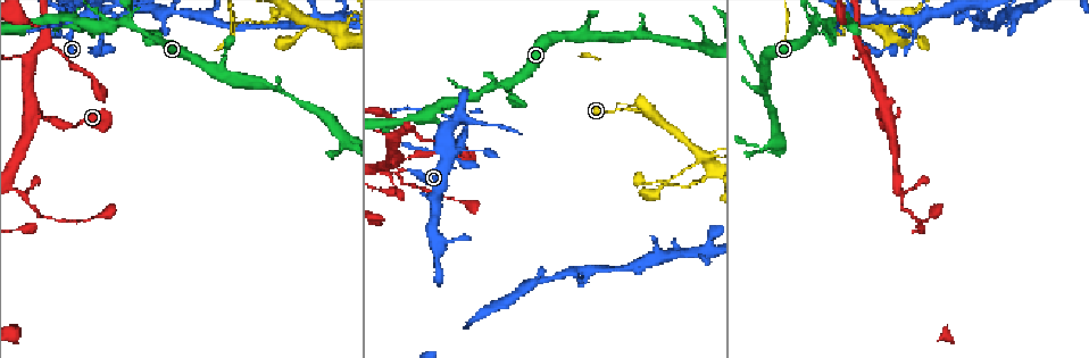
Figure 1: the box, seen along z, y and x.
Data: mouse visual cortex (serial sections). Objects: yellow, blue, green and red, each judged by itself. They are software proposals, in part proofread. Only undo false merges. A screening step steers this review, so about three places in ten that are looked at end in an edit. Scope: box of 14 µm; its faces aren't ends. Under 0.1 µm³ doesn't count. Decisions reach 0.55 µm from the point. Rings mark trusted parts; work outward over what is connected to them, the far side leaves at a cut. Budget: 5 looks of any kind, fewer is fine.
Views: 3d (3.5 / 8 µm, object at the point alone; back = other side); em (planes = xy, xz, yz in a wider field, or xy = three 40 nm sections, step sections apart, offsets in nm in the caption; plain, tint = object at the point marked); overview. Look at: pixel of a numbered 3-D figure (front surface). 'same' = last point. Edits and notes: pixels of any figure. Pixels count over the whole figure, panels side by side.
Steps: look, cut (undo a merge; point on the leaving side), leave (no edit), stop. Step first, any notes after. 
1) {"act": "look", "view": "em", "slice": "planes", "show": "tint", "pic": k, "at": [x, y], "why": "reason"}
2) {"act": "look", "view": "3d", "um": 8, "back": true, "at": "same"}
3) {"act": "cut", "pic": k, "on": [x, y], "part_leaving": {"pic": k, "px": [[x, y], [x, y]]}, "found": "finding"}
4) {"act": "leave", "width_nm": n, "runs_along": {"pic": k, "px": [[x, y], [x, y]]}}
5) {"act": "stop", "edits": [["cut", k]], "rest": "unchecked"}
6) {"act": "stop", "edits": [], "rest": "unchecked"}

{"act": "look", "view": "3d", "um": 3.5, "pic": 1, "at": [88, 15], "why": "sharp bend"}

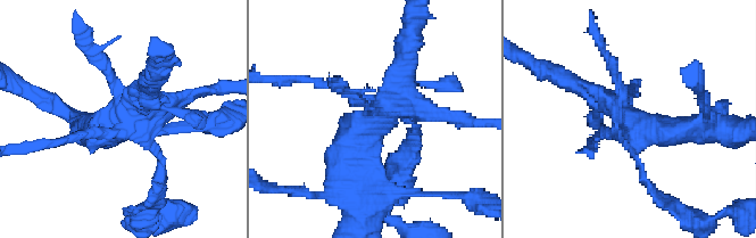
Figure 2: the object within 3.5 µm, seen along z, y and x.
{"act": "look", "view": "em", "slice": "xy", "step": 2, "show": "tint", "pic": 2, "at": [626, 118]}

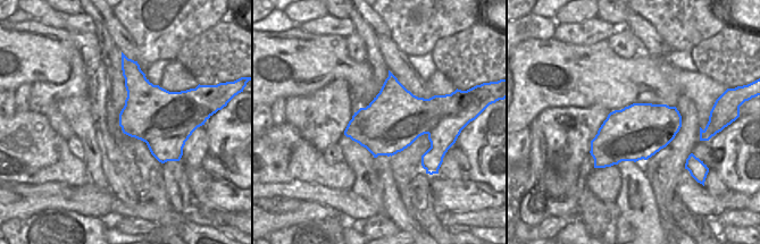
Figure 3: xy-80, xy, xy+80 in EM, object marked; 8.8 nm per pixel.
{"act": "cut", "pic": 2, "on": [205, 91], "part_leaving": {"pic": 2, "px": [[136, 130], [162, 164], [151, 210]]}, "found": "two cells meet here"}

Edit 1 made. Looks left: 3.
{"act": "look", "view": "3d", "um": 8, "pic": 1, "at": [888, 116], "why": "abrupt turn"}

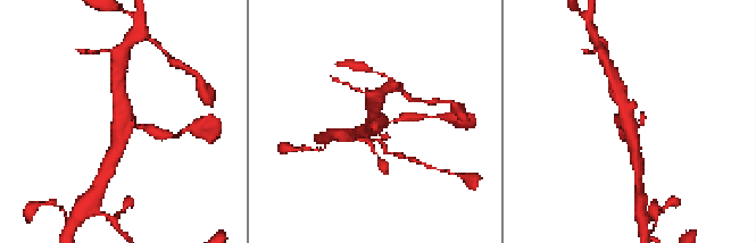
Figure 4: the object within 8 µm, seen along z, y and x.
{"act": "look", "view": "3d", "um": 3.5, "pic": 4, "at": [629, 124]}

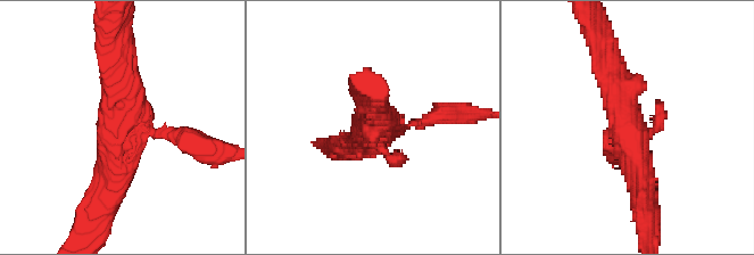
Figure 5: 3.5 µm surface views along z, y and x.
{"act": "look", "view": "em", "slice": "planes", "show": "tint", "pic": 5, "at": [631, 126], "why": "need the tissue"}

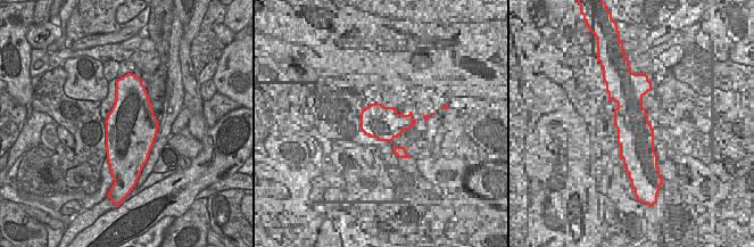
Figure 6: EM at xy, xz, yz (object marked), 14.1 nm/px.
{"act": "leave", "runs_along": {"pic": 5, "px": [[197, 144], [127, 126], [117, 52]]}, "found": "all the same cell"}

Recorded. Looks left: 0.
{"act": "stop", "edits": [["cut", 2]], "rest": "unchecked"}

